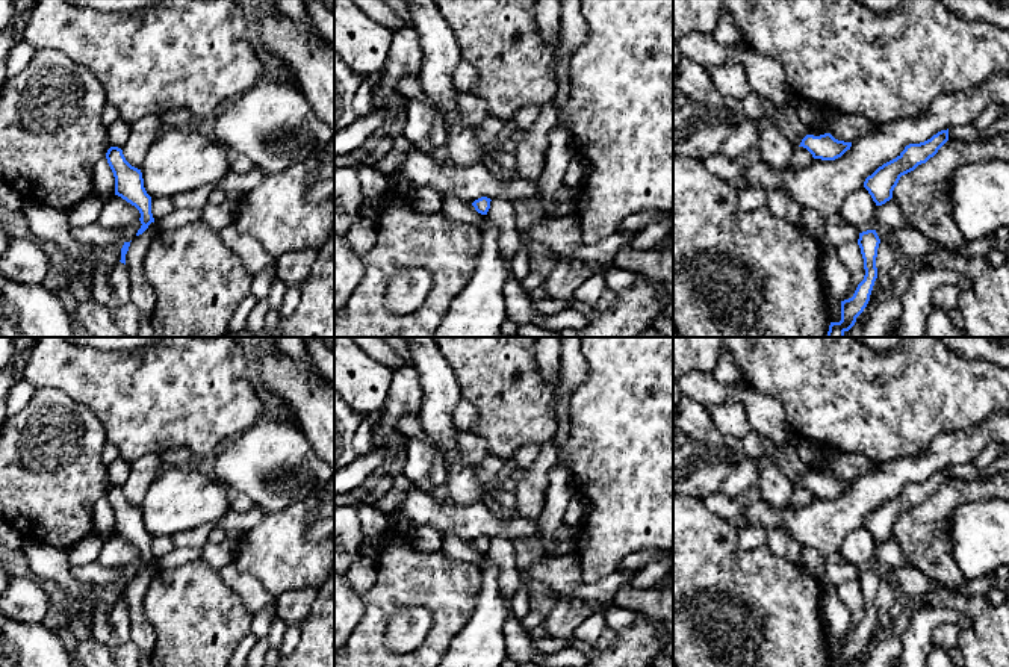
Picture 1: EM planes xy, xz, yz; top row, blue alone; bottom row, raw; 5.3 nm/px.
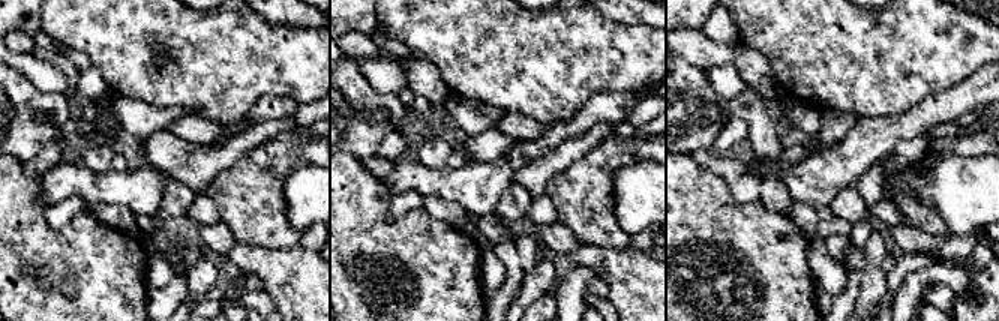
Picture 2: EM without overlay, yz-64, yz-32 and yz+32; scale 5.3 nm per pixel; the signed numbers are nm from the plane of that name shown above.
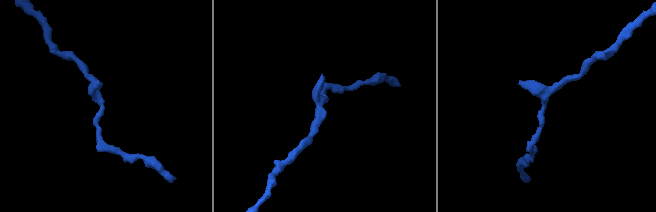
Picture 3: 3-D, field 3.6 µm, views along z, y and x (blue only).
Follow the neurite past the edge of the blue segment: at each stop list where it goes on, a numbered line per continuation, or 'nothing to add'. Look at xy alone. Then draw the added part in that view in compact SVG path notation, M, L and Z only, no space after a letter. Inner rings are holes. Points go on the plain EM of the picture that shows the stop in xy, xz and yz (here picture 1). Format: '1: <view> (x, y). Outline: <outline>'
nothing to add

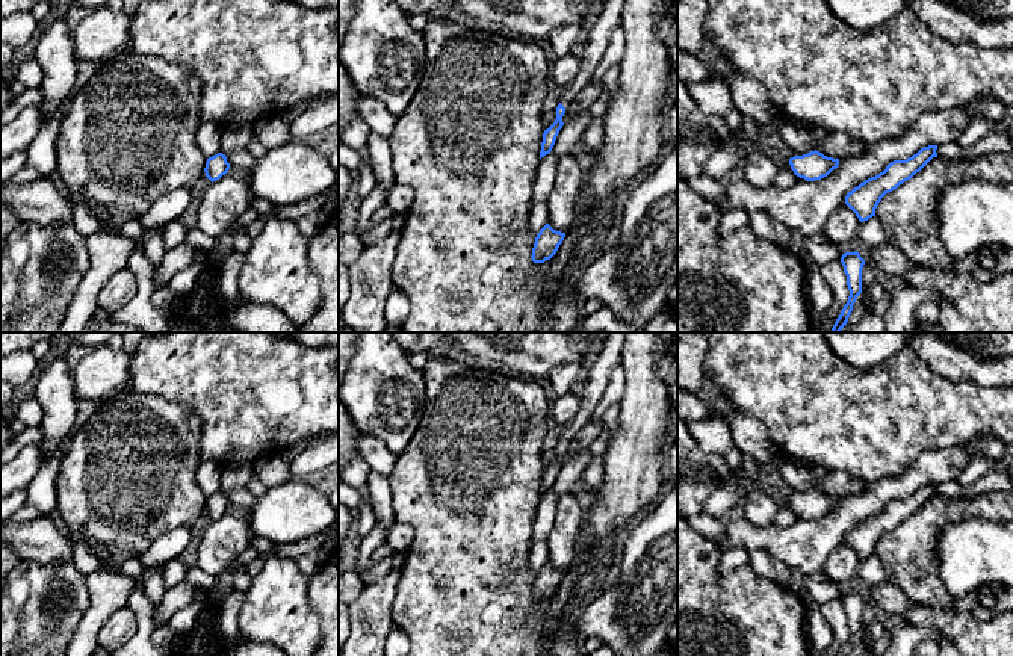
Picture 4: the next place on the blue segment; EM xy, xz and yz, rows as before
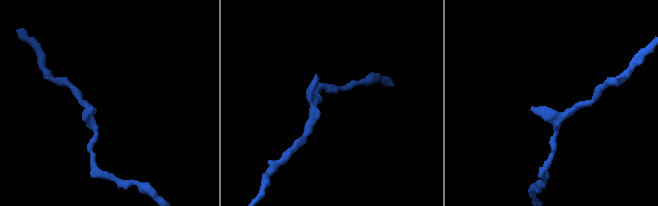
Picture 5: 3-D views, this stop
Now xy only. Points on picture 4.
nothing to add

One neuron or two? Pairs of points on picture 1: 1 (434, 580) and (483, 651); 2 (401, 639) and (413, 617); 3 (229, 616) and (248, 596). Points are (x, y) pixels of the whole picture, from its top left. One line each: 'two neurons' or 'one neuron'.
1: two neurons
2: one neuron
3: two neurons

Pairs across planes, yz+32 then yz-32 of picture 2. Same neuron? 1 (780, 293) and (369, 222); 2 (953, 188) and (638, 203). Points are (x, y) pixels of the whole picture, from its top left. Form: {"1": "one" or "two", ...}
{"1": "one", "2": "one"}

